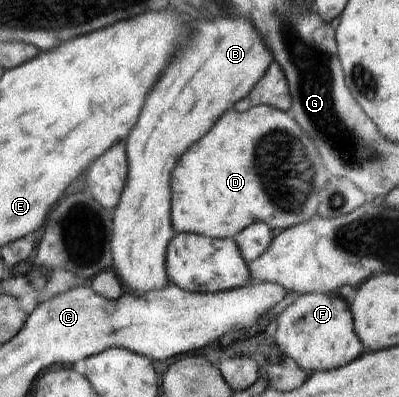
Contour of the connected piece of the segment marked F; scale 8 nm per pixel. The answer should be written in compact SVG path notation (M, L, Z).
M333 293L303 294L277 318L275 342L291 363L299 365L308 375L313 371L330 371L355 360L363 346L353 328L349 301Z

